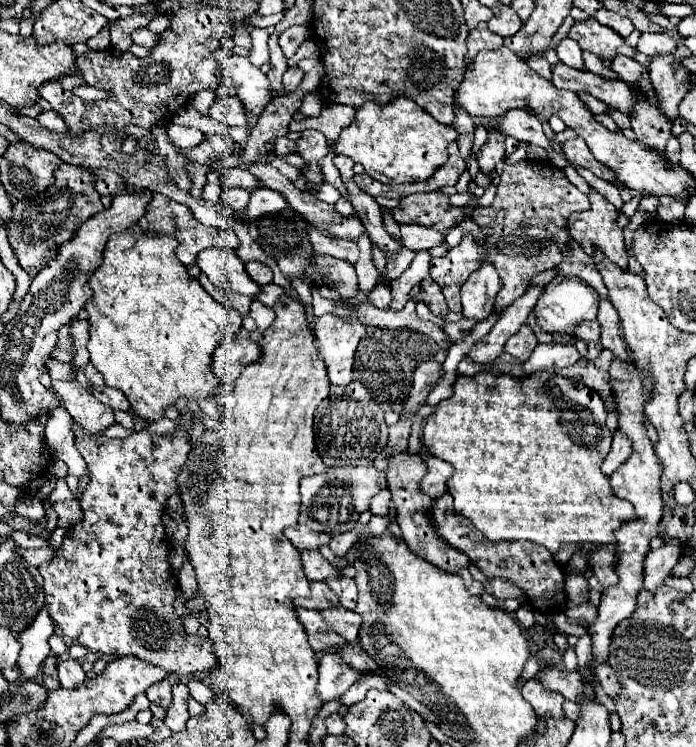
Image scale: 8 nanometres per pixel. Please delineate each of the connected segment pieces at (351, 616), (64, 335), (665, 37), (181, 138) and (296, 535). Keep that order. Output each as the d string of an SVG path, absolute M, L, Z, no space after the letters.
M341 606L333 610L323 610L321 616L327 620L327 624L341 634L347 642L359 642L359 628L361 628L361 616L353 610L345 610Z
M73 322L61 326L61 330L57 332L57 346L55 346L53 354L51 354L51 358L59 360L59 362L67 362L67 364L73 360L73 340L69 338L69 328L71 328L71 324L73 324Z
M665 32L641 34L641 38L637 42L637 50L641 50L647 56L655 56L655 54L663 54L663 52L675 52L675 48L677 48L677 40Z
M169 124L167 134L169 134L169 142L175 142L175 146L179 146L179 148L193 148L199 142L203 142L203 138L205 138L201 130L177 126L177 124Z
M291 526L291 528L285 528L283 530L285 538L299 550L319 550L323 544L329 544L329 534L319 534L319 532L313 532L311 528L307 526Z

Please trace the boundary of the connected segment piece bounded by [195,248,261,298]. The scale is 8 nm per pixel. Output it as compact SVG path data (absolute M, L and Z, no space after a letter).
M205 248L195 256L195 264L209 278L209 282L221 290L233 290L255 298L261 290L243 270L243 262L237 258L235 250L229 248Z

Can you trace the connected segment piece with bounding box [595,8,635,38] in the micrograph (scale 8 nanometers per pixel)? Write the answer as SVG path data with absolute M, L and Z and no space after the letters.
M601 8L601 10L595 12L595 20L601 22L603 26L609 26L609 28L615 30L617 34L621 34L623 38L627 38L627 36L635 30L633 24L629 22L629 18L623 18L623 16L619 16L617 12L611 12L611 10L605 10L605 8Z

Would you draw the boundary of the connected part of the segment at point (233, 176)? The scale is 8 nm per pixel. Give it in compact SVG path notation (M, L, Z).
M225 168L225 176L223 176L223 186L237 186L243 190L255 190L259 186L259 180L247 172L245 168Z

